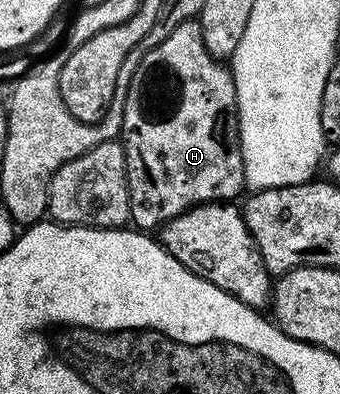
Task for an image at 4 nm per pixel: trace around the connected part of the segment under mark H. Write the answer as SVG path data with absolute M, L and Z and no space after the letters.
M198 20L181 23L181 27L173 27L173 35L165 39L165 43L157 43L153 51L141 59L137 71L133 71L133 79L129 83L129 91L122 98L123 127L121 130L121 144L125 151L125 163L127 164L127 182L129 183L129 207L131 208L130 224L139 231L158 230L166 221L189 211L195 205L207 205L211 201L225 201L228 203L236 200L239 192L244 192L243 180L243 148L239 142L239 108L237 107L237 91L235 80L230 68L224 62L217 61L209 51L205 51L205 39L203 28Z

